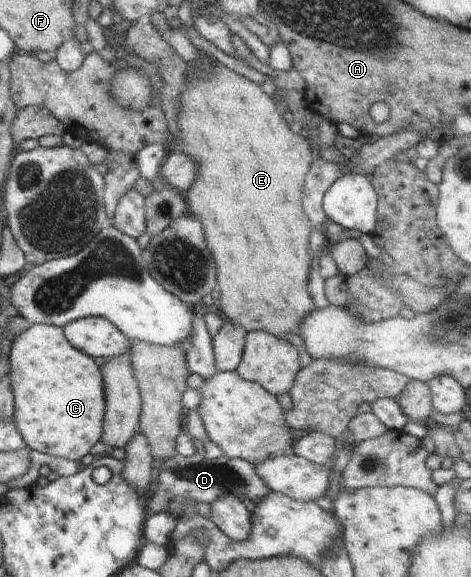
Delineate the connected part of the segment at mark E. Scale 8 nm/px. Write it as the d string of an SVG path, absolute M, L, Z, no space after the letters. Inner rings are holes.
M193 48L194 51L196 51L197 56L195 57L194 61L192 61L190 67L187 69L187 72L185 73L185 82L183 85L183 92L181 95L181 108L179 111L178 116L178 125L180 128L179 133L179 147L178 145L175 146L177 150L180 152L184 152L186 155L189 155L197 165L197 174L194 178L194 181L191 183L190 189L184 193L185 201L187 202L188 207L188 213L192 214L194 217L198 218L202 223L203 226L206 229L206 233L204 233L204 237L206 237L206 245L208 246L208 249L212 252L212 257L214 258L214 261L216 261L216 271L218 271L218 285L216 287L220 287L220 293L221 297L219 299L221 310L224 312L224 315L228 317L228 319L231 319L232 322L235 324L241 325L247 332L252 330L262 330L268 333L271 333L272 335L275 335L276 337L279 337L282 340L286 340L285 337L283 338L282 335L284 333L288 332L295 332L299 334L299 325L300 321L302 321L302 318L305 318L304 315L308 315L312 309L314 309L314 303L312 303L312 299L310 299L310 295L308 295L308 287L306 287L306 279L308 279L308 273L310 273L310 263L311 263L311 257L308 254L308 242L310 239L310 222L307 218L307 215L304 213L303 210L303 189L305 184L305 175L307 174L307 171L310 169L313 157L315 154L317 154L314 150L310 148L310 144L308 144L309 140L305 134L300 130L295 130L294 128L291 128L290 125L288 125L288 121L284 119L283 114L281 113L280 109L277 108L277 105L275 104L275 101L270 97L269 95L266 95L264 93L264 90L261 88L260 83L252 82L251 80L248 80L244 75L240 74L239 72L236 72L227 66L224 66L224 64L220 62L213 61L206 61L204 62L204 58L206 56L204 51L199 51L197 48Z

